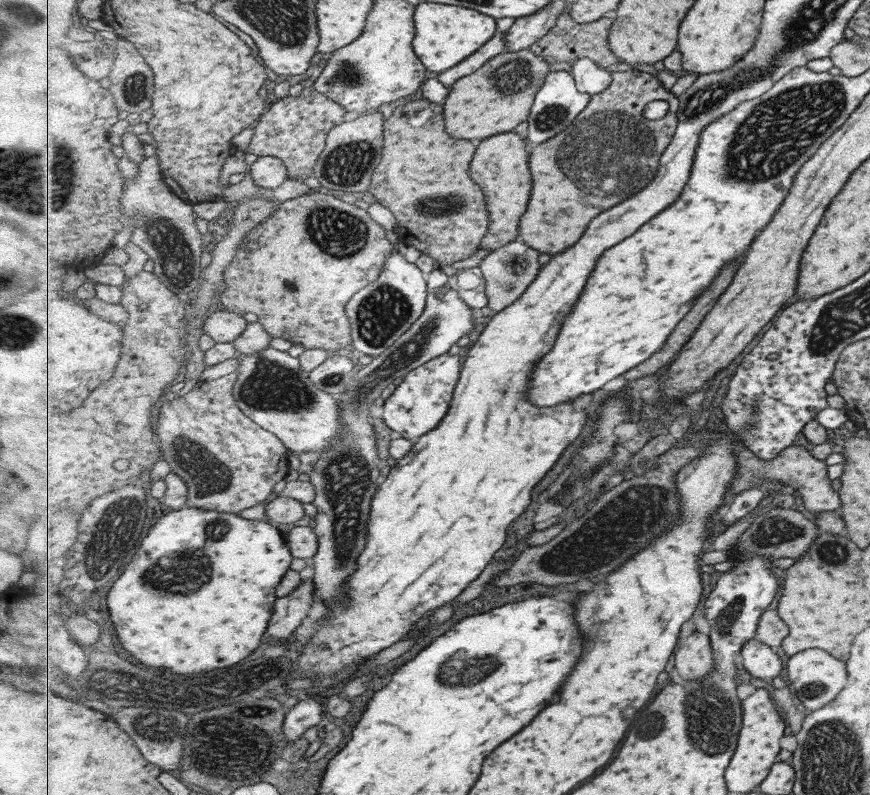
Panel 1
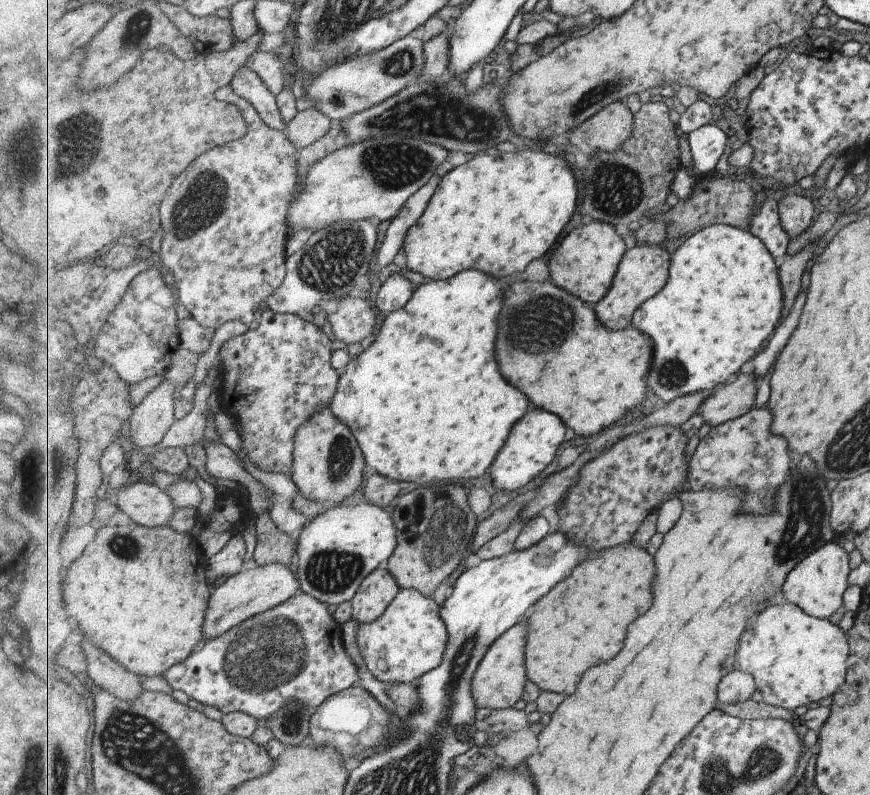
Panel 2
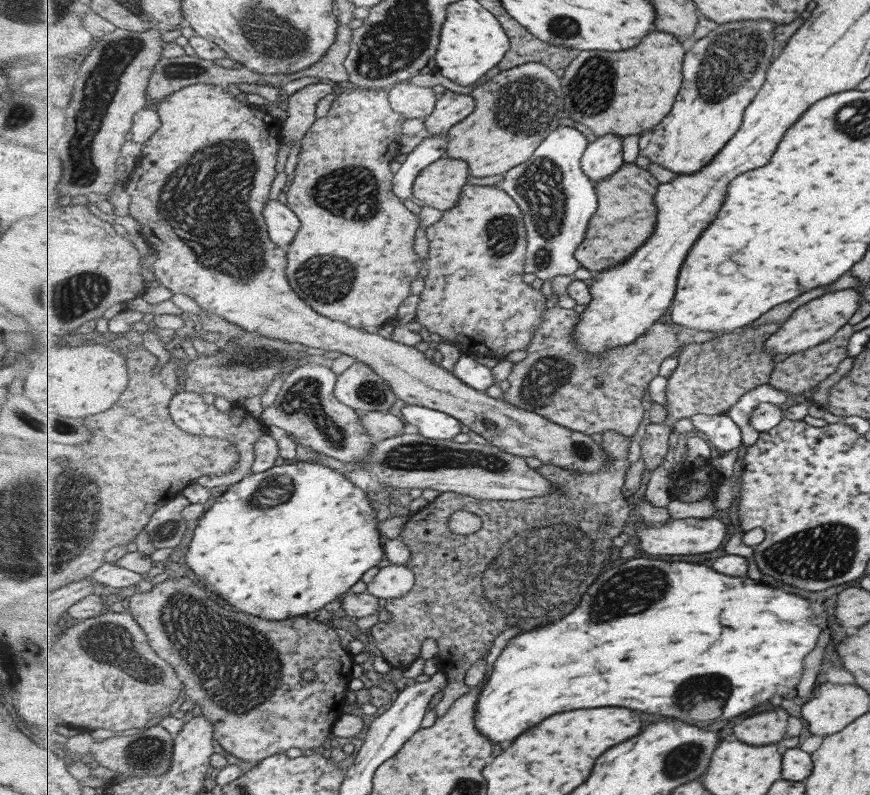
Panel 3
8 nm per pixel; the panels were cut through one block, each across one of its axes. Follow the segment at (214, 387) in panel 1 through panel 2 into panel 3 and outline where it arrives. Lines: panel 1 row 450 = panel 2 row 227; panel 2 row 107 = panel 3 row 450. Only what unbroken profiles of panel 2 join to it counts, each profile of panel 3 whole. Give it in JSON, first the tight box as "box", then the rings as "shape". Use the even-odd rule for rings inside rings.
{"box":[170,392,267,505],"shape":[[[181,392],[177,393],[173,397],[173,401],[170,402],[170,415],[177,426],[181,427],[185,432],[189,434],[197,434],[197,436],[213,436],[217,438],[223,438],[223,440],[229,440],[233,442],[237,448],[239,448],[239,465],[231,471],[231,473],[221,473],[221,475],[205,475],[195,480],[192,484],[201,484],[205,488],[213,490],[213,505],[223,492],[227,490],[232,484],[241,482],[246,476],[251,474],[253,469],[253,463],[256,461],[255,444],[259,441],[259,437],[267,434],[267,426],[265,426],[260,419],[250,416],[244,408],[235,407],[225,414],[225,412],[219,412],[213,404],[207,404],[203,400],[203,396],[199,393]]]}

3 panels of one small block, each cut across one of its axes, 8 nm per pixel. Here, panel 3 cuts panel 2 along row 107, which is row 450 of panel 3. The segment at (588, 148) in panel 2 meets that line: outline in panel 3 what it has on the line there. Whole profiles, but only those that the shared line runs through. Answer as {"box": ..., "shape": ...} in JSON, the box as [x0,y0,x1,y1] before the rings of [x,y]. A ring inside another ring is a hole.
{"box":[371,431,633,717],"shape":[[[615,431],[609,433],[603,432],[601,445],[603,445],[603,449],[609,453],[609,464],[607,464],[607,468],[605,468],[605,470],[595,472],[595,474],[589,474],[587,472],[581,474],[581,472],[573,472],[573,470],[567,470],[567,468],[550,464],[542,464],[538,468],[539,472],[541,472],[541,474],[543,474],[543,476],[545,476],[551,484],[555,484],[553,485],[553,488],[557,488],[557,490],[551,491],[551,493],[547,493],[547,495],[521,499],[519,501],[492,502],[487,500],[482,501],[479,498],[457,492],[446,492],[435,498],[433,502],[425,508],[425,510],[421,510],[421,512],[417,512],[417,514],[410,515],[409,522],[405,524],[405,530],[401,532],[400,539],[411,548],[412,558],[410,562],[407,562],[407,566],[411,570],[415,571],[416,584],[411,593],[408,593],[401,598],[387,600],[383,612],[387,615],[391,615],[392,621],[389,624],[379,622],[375,626],[372,626],[371,634],[376,642],[376,645],[384,652],[384,655],[387,657],[387,661],[389,661],[391,666],[394,668],[407,668],[407,666],[413,663],[413,661],[416,661],[419,658],[419,654],[421,654],[421,650],[425,650],[425,642],[429,642],[429,638],[432,638],[433,642],[437,642],[438,652],[435,657],[438,658],[438,670],[445,672],[448,678],[448,686],[447,689],[445,689],[444,700],[441,701],[435,708],[437,717],[445,716],[445,713],[451,709],[453,704],[455,704],[455,701],[465,695],[468,691],[466,686],[468,669],[471,669],[477,660],[486,658],[486,655],[490,654],[490,651],[495,645],[495,640],[499,637],[501,632],[505,632],[505,630],[509,630],[509,628],[513,628],[513,626],[519,626],[524,634],[525,632],[529,632],[529,630],[535,630],[535,628],[539,629],[541,626],[547,626],[547,624],[553,624],[553,622],[561,620],[563,616],[571,614],[571,612],[573,612],[573,610],[581,604],[581,600],[583,600],[583,596],[587,594],[587,590],[589,590],[589,588],[593,586],[593,582],[599,578],[599,568],[601,568],[601,566],[603,566],[603,568],[610,569],[620,564],[618,560],[621,559],[617,558],[617,549],[614,549],[614,539],[617,538],[623,530],[625,530],[627,520],[629,520],[629,516],[631,516],[632,513],[630,505],[631,501],[629,498],[625,497],[625,494],[623,494],[625,474],[627,474],[627,468],[631,466],[631,462],[627,460],[631,440],[633,440],[633,437],[623,436],[623,434],[619,434]],[[459,509],[473,512],[473,514],[477,514],[483,518],[483,526],[479,532],[473,533],[472,535],[463,535],[450,530],[449,518],[453,512],[459,512]],[[449,562],[457,562],[455,572],[459,572],[459,570],[461,570],[461,572],[467,572],[467,576],[475,576],[475,574],[483,572],[485,576],[481,576],[481,580],[479,580],[479,578],[428,577],[431,576],[431,572],[435,572],[435,568],[437,568],[437,566],[447,566]]]}

